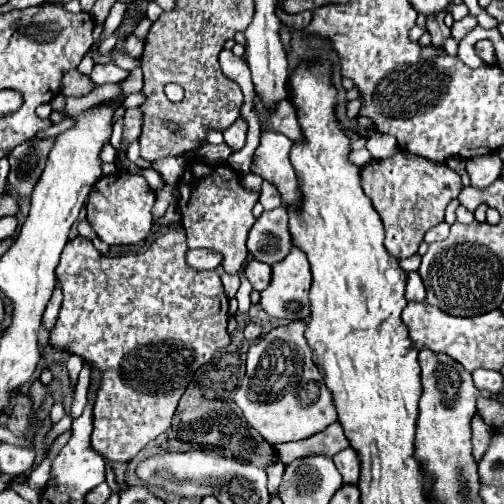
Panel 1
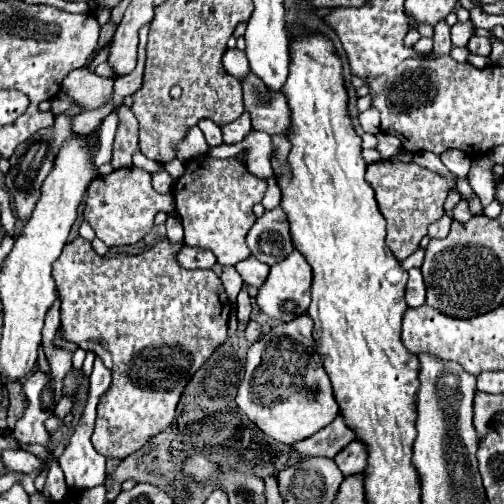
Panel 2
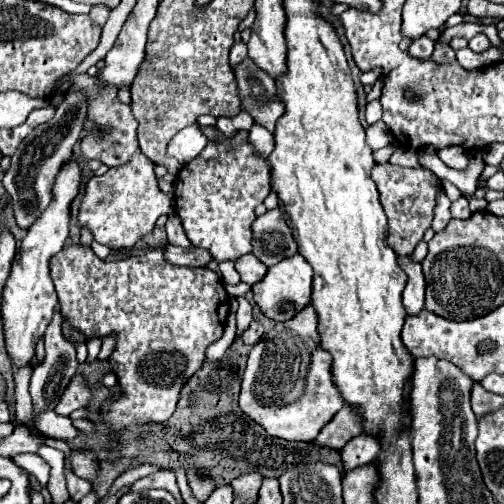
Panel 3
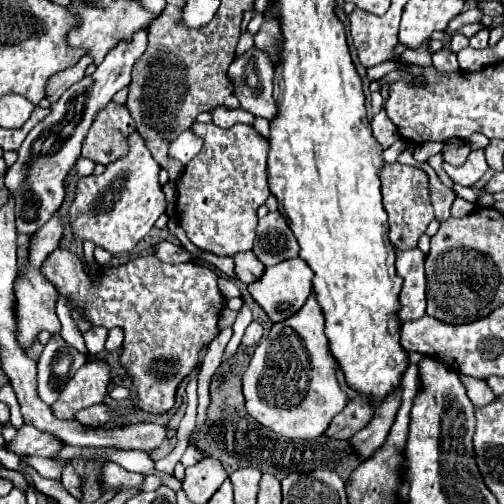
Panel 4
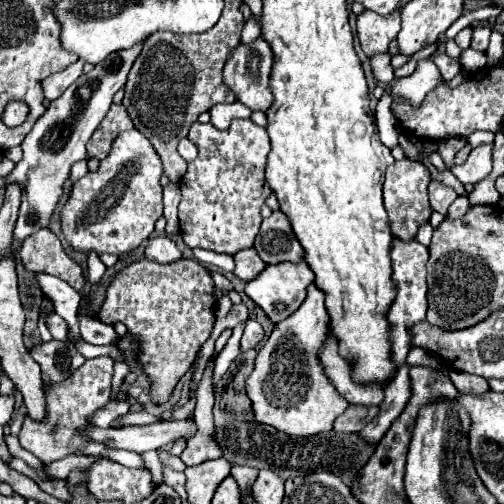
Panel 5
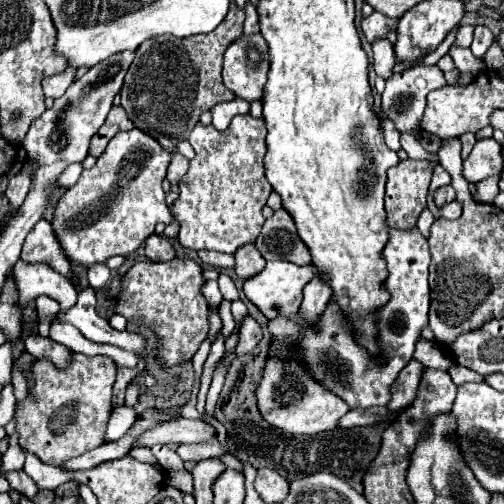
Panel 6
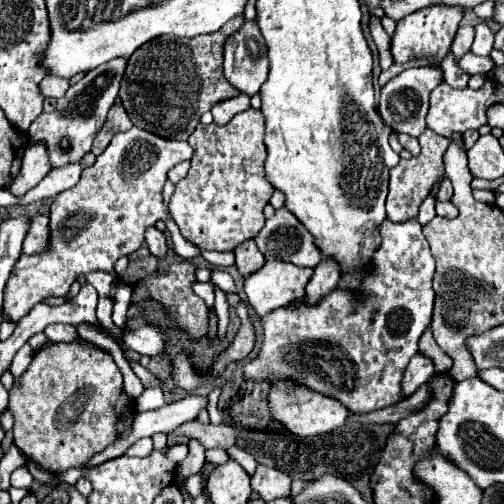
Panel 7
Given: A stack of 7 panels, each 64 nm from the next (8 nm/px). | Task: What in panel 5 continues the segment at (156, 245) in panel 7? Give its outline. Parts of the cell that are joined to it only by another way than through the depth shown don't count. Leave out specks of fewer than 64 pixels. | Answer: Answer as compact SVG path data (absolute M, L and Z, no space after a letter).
M158 236L158 238L150 240L150 244L146 248L146 258L160 262L160 264L168 264L168 262L180 260L182 252L178 250L178 246L168 236Z

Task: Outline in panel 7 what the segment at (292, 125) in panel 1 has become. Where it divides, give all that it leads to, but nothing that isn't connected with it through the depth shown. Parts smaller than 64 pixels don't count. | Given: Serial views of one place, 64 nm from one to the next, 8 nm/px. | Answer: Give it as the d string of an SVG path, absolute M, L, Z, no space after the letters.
M256 22L244 24L244 28L226 40L224 48L224 78L242 94L254 96L268 76L266 42Z

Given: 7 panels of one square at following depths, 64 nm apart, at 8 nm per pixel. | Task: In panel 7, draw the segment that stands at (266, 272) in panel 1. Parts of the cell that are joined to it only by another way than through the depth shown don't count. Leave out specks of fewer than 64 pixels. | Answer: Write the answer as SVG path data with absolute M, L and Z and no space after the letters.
M246 240L244 244L240 244L234 250L234 254L236 254L236 268L238 268L238 272L242 276L248 276L248 274L260 270L264 266L264 262L266 262L262 252L256 248L254 240Z

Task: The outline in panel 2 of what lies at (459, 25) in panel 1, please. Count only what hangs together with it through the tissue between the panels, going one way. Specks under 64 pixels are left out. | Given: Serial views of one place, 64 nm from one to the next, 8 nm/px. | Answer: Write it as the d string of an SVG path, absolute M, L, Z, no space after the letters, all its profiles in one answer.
M456 22L452 26L452 44L454 46L468 46L468 40L474 34L474 24L468 22Z

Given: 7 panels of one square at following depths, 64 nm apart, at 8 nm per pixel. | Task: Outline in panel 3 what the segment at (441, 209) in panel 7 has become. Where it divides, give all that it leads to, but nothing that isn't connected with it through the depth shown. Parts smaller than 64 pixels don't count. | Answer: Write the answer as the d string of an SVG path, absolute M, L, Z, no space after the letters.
M458 198L458 200L450 206L450 210L452 210L452 218L468 220L468 218L472 216L472 212L470 212L470 208L468 208L468 202L464 202L462 198Z

